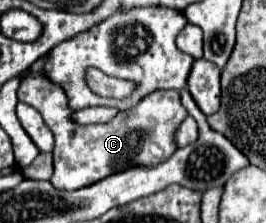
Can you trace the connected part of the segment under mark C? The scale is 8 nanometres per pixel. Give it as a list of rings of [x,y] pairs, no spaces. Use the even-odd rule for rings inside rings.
[[[27,76],[21,78],[21,86],[17,90],[21,102],[33,106],[49,126],[55,136],[53,162],[55,172],[51,176],[51,184],[59,190],[77,190],[89,186],[111,172],[119,172],[129,166],[151,166],[167,160],[175,152],[173,132],[187,118],[187,110],[181,104],[181,96],[177,90],[155,90],[145,96],[133,110],[119,112],[107,124],[91,124],[79,126],[69,120],[69,106],[65,92],[61,86],[53,84],[43,76]]]

